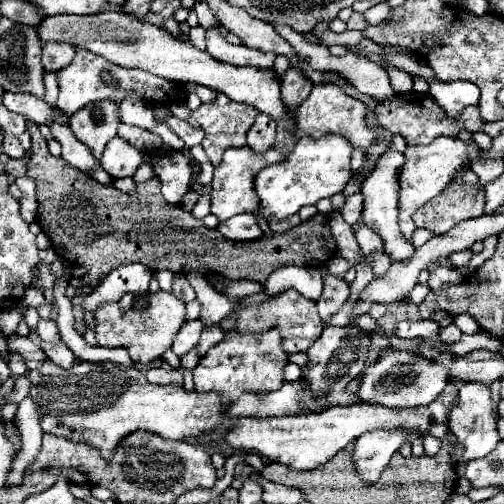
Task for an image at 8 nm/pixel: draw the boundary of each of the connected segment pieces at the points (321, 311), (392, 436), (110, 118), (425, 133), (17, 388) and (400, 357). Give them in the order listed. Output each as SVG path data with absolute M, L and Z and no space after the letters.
M322 267L320 273L322 273L324 291L322 291L322 297L316 301L316 305L318 305L318 315L322 319L328 319L338 313L342 305L346 303L350 296L350 287L344 279L332 275L326 267Z
M372 431L360 435L352 447L352 461L360 481L364 485L378 483L380 473L398 451L400 443L412 443L414 439L422 441L424 435L412 431Z
M100 101L100 103L90 103L88 107L84 107L84 111L70 117L72 133L92 151L96 159L102 157L106 143L118 131L116 113L118 113L116 103Z
M408 91L408 93L396 93L392 99L386 99L386 101L380 101L374 109L374 115L376 115L376 121L378 121L378 127L382 129L388 129L392 135L402 135L406 139L408 145L428 145L432 143L436 137L458 137L460 131L470 131L470 133L476 133L476 131L484 131L484 119L480 117L480 109L478 105L470 105L470 107L464 107L460 111L460 115L456 119L448 117L444 113L444 109L430 97L430 93L418 93L418 91Z
M20 377L20 379L14 383L14 391L12 391L12 395L8 397L8 401L20 403L24 397L28 397L28 389L30 389L28 379L26 379L26 377Z
M382 351L374 365L370 365L360 381L358 397L364 403L382 405L382 407L418 407L428 405L440 395L440 391L448 383L448 371L444 367L420 359L418 355L412 355L410 351Z

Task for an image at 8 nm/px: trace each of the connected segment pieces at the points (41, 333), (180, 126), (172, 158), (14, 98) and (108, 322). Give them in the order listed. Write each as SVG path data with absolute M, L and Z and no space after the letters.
M40 319L38 327L36 327L36 335L42 339L42 341L50 341L50 343L60 343L60 333L58 333L58 327L54 321L50 319Z
M168 117L166 123L170 125L170 129L186 143L186 149L194 147L194 145L200 145L202 139L204 139L204 131L198 129L198 127L192 127L188 121L182 121L178 117Z
M152 153L144 157L148 165L152 165L154 175L162 183L162 195L168 203L178 205L180 199L188 193L190 181L194 175L194 167L188 155L170 155L170 153Z
M4 93L2 105L8 107L8 111L24 115L26 119L30 119L32 123L38 123L38 125L46 125L48 119L64 119L64 123L68 123L68 117L62 111L48 107L42 99L36 99L32 95Z
M158 291L150 295L150 303L146 309L130 307L128 311L122 311L116 301L102 303L96 311L96 339L100 347L124 347L134 363L152 363L158 359L166 349L172 347L174 335L184 325L184 303L176 299L172 293Z

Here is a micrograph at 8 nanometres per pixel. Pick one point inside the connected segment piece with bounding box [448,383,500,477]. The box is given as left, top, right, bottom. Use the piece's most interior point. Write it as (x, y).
(472, 422)

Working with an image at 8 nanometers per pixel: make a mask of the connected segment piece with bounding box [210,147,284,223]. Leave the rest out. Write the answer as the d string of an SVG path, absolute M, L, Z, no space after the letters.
M250 147L224 151L220 167L214 169L214 181L212 181L212 193L210 193L210 201L212 201L210 213L214 213L220 219L220 223L238 213L254 213L254 209L258 207L258 199L254 191L254 177L258 175L260 169L272 163L280 163L280 161L284 161L284 155L280 155L276 149L268 149L264 155L256 155Z

